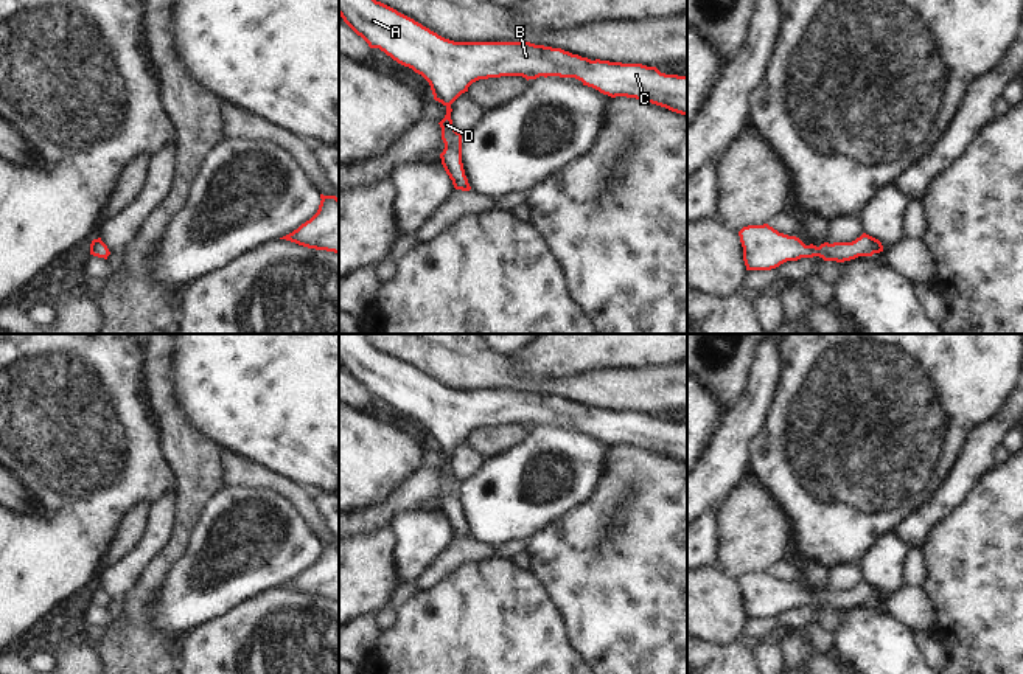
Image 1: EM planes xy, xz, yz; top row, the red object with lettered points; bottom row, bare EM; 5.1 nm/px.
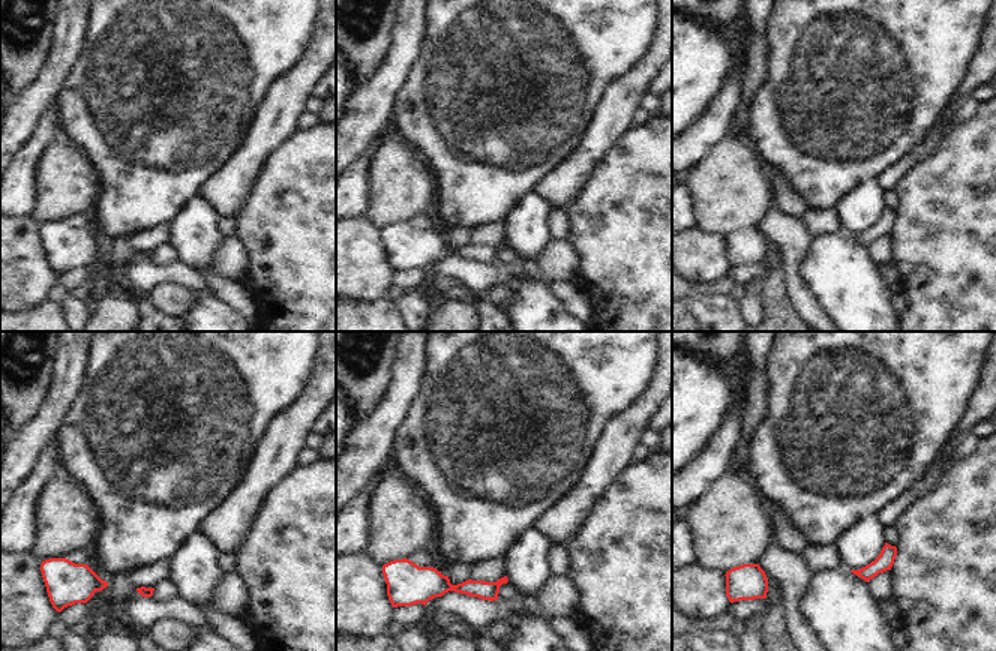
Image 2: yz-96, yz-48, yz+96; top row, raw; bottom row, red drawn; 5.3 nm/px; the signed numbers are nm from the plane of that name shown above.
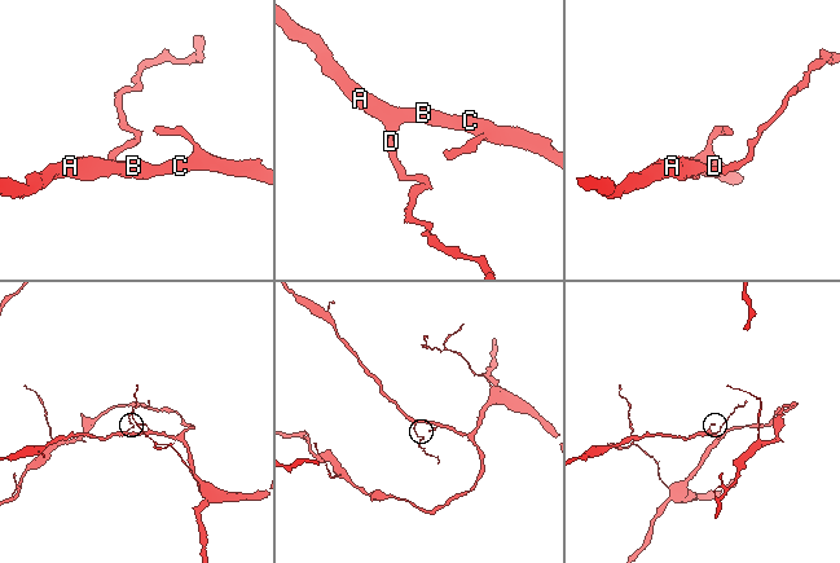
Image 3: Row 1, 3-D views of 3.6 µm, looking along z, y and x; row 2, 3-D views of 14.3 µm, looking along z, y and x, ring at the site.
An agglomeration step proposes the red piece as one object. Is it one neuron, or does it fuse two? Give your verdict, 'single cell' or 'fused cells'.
single cell

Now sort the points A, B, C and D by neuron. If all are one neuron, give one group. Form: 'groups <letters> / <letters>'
groups A B C D

